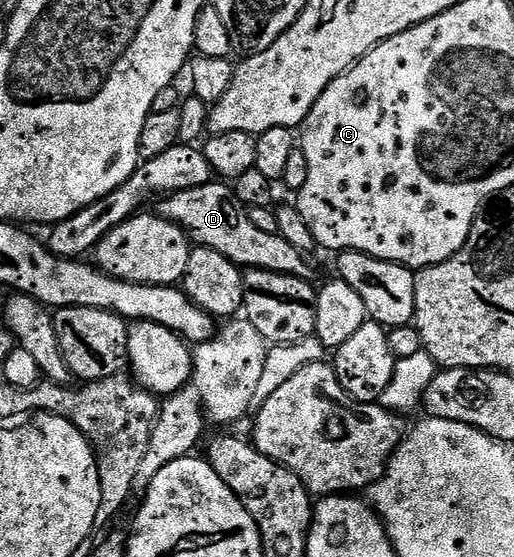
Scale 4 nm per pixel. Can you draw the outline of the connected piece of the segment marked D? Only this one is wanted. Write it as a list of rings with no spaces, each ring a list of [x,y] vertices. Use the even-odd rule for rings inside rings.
[[[212,182],[193,190],[173,192],[170,196],[162,197],[158,204],[158,215],[178,224],[196,245],[217,250],[217,254],[225,254],[225,258],[239,265],[240,269],[260,268],[286,276],[310,277],[311,264],[307,261],[310,259],[289,246],[289,242],[285,242],[278,232],[265,234],[265,230],[253,226],[250,211],[243,207],[234,187],[226,183]]]

